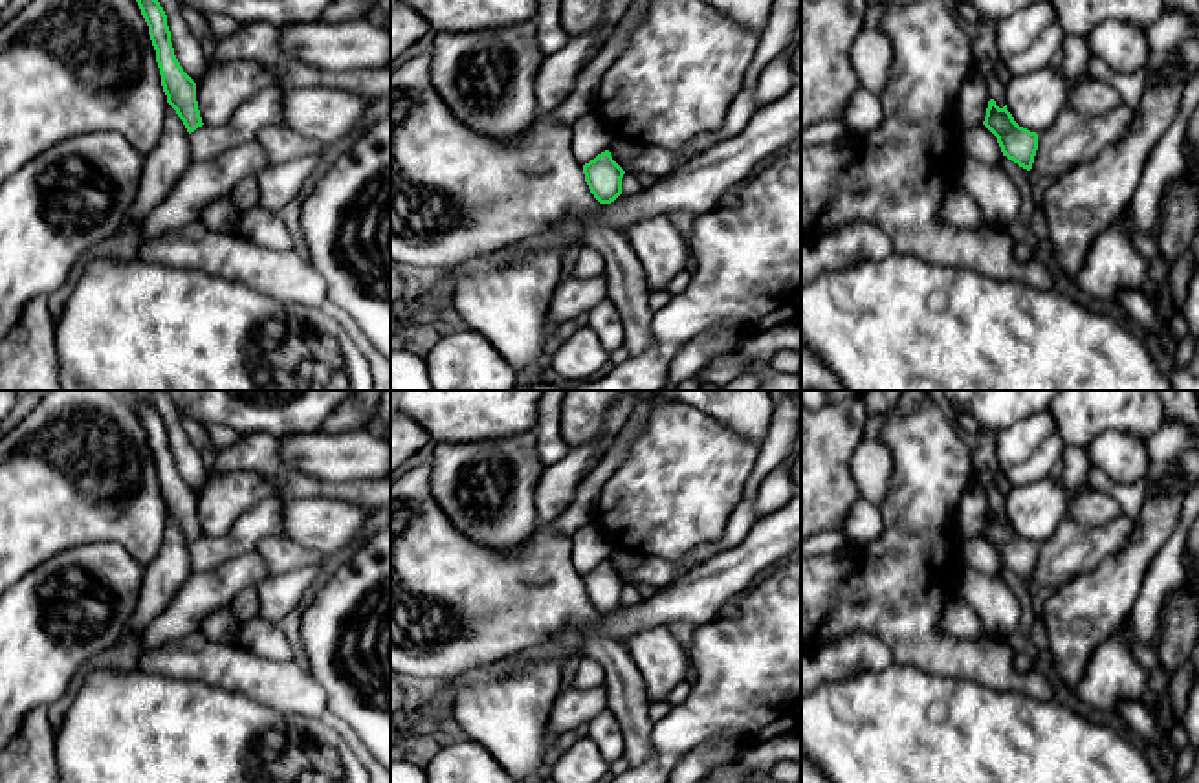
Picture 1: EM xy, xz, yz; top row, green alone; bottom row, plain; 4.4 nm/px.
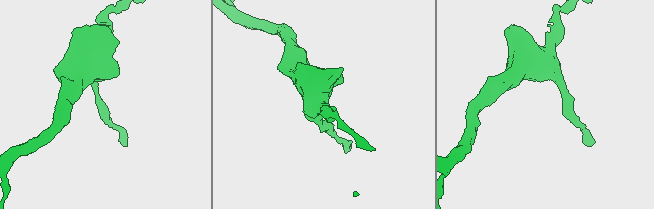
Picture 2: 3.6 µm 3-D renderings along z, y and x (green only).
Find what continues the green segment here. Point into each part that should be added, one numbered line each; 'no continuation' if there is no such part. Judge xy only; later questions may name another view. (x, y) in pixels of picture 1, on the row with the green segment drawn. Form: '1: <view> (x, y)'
no continuation

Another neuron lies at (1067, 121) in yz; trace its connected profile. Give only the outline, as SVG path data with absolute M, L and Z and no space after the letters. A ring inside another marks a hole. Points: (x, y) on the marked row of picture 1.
M1118 105L1104 116L1084 116L1063 110L1043 132L1030 172L1058 178L1082 161L1098 156L1111 143L1122 141L1137 117L1135 108Z

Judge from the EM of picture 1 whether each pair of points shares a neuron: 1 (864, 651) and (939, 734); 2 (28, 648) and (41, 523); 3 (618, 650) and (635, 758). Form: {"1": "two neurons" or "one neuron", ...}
{"1": "two neurons", "2": "two neurons", "3": "one neuron"}

